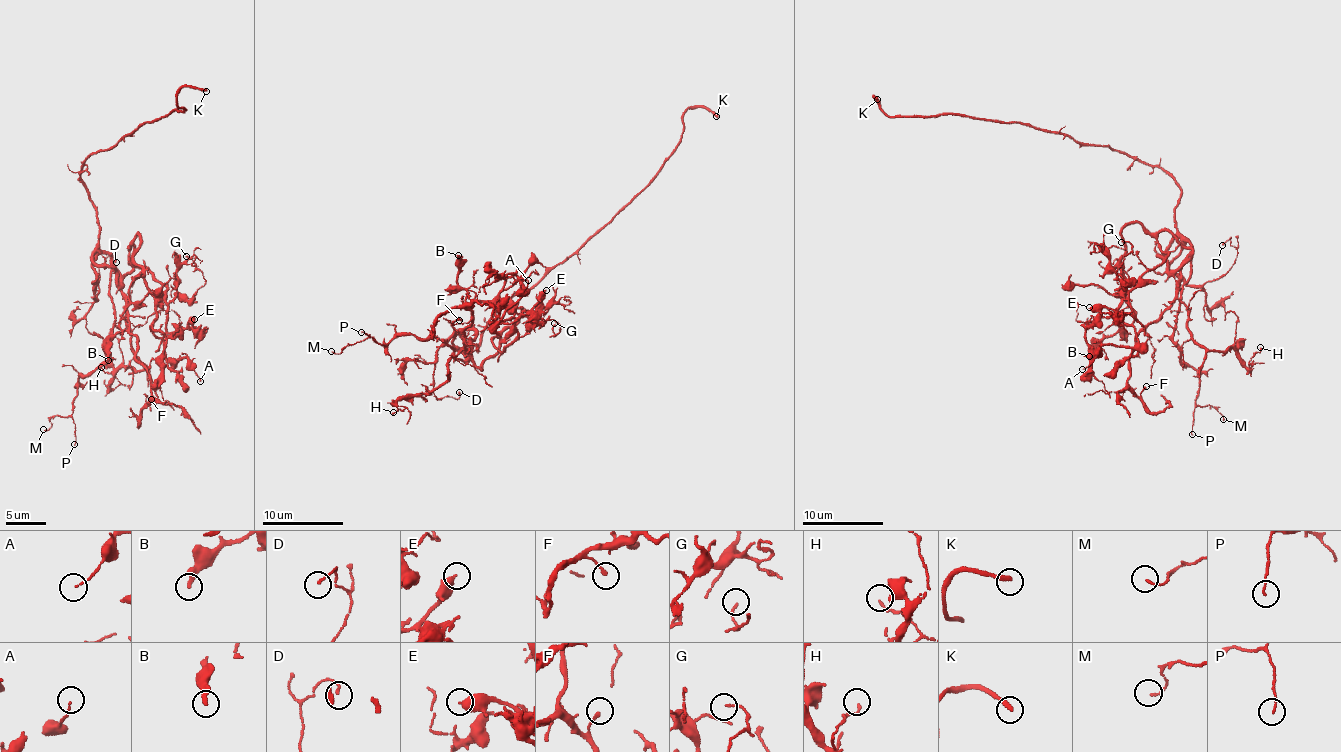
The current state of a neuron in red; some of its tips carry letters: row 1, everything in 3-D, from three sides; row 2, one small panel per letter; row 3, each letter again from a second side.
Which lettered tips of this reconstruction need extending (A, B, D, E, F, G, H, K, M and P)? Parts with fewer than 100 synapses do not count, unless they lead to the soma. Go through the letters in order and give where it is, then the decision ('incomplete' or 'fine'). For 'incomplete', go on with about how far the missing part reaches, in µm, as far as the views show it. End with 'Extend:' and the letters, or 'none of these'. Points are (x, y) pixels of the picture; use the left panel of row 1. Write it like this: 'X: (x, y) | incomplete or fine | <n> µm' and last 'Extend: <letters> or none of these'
A: (200, 381) | fine
B: (108, 360) | fine
D: (116, 262) | fine
E: (194, 319) | fine
F: (151, 399) | fine
G: (186, 256) | fine
H: (101, 367) | fine
K: (206, 91) | incomplete | 25 µm
M: (43, 429) | fine
P: (74, 444) | fine
Extend: K

